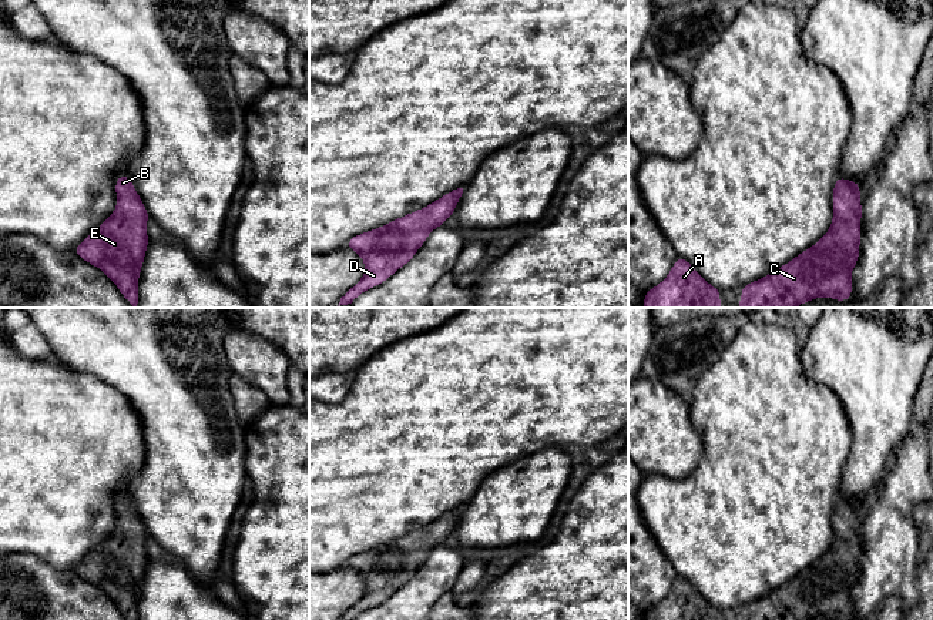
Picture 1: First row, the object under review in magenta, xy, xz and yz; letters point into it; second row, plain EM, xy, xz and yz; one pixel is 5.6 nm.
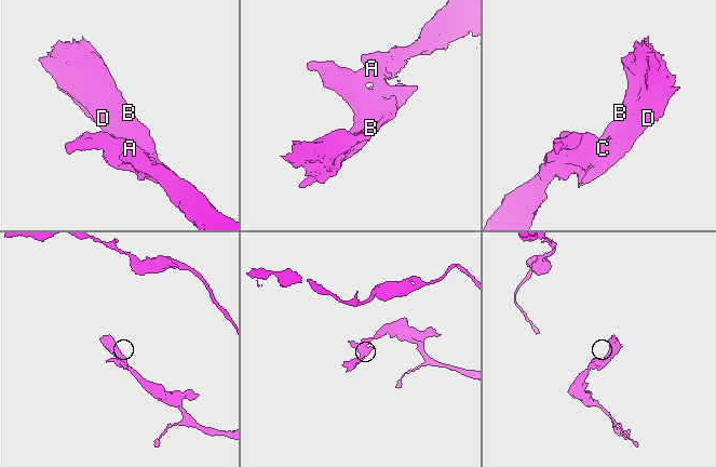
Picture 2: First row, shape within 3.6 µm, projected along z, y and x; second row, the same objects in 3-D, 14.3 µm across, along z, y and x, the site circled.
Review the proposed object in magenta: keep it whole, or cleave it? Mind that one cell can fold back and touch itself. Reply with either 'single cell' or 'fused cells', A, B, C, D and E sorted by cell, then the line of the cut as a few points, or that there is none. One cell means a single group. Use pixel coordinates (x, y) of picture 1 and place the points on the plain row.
single cell; A B C D E; no cut

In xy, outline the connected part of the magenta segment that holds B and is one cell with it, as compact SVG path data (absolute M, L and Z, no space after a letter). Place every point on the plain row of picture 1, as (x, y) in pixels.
M125 493L115 499L115 515L118 523L113 533L73 570L100 587L127 620L138 620L138 599L150 562L150 533Z

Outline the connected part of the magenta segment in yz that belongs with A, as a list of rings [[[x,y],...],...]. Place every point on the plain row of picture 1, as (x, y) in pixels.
[[[678,576],[668,596],[644,611],[644,620],[721,620],[721,609],[705,600],[695,587]]]

